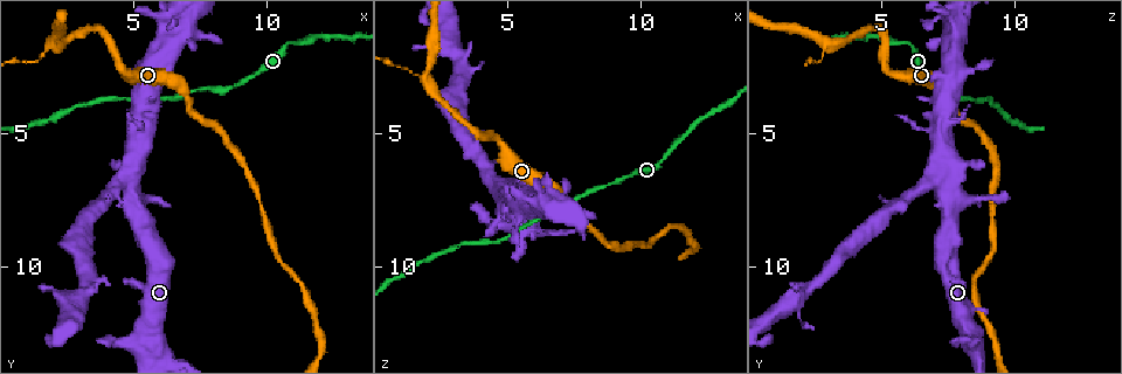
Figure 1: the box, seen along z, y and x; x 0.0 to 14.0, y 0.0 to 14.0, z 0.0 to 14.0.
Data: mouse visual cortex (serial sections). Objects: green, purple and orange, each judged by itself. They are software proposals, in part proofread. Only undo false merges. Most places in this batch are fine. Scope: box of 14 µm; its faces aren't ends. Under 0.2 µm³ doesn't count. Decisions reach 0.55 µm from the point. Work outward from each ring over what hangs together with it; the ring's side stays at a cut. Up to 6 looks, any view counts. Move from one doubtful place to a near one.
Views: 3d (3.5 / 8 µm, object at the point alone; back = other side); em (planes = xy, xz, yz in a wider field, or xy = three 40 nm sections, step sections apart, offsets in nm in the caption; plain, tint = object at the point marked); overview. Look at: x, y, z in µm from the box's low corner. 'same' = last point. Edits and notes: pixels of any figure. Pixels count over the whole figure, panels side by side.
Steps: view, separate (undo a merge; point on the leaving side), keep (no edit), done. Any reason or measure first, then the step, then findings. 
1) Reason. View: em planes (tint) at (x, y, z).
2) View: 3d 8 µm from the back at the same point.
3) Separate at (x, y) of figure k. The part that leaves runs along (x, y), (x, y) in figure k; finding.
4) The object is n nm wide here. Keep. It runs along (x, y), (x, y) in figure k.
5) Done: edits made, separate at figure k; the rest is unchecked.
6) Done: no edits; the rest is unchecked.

View: em planes (tint) at (4.8, 6.8, 7.2).

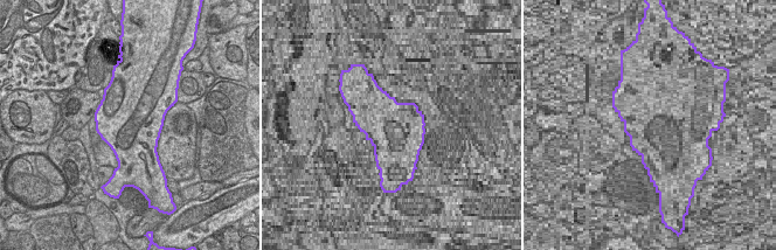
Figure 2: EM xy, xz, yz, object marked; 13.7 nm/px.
View: 3d 3.5 µm at the same point.

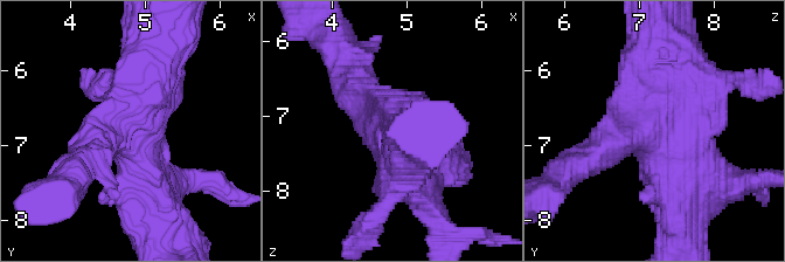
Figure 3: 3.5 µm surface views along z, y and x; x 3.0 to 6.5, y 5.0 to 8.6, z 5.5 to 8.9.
Keep. It runs along (679, 201), (658, 59) in figure 3; continuous, no second cell.

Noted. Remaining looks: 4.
Calibre changes. View: 3d 3.5 µm at (6.7, 3.2, 6.9).

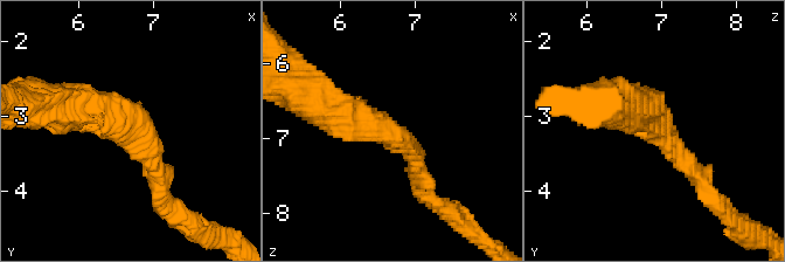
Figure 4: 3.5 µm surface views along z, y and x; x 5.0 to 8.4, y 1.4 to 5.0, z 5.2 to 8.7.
The arms are 250, 500 nm wide; shape alone is not enough. View: em planes (tint) at (6.65, 3.15, 6.90).

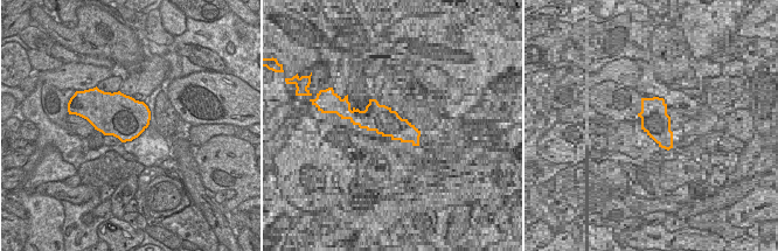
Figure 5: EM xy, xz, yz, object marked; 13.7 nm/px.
Keep. It runs along (62, 109), (105, 109), (159, 180) in figure 4; all the same cell.

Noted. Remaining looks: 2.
Thick turns thin. View: 3d 3.5 µm at (1.9, 1.6, 2.9).

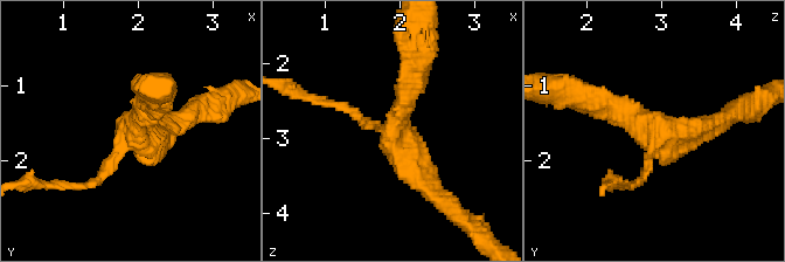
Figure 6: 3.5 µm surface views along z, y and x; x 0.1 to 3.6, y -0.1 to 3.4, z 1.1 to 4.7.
3 arms meet here; the arms are 100, 250, 300 nm wide. View: em xy step 3 (tint) at (1.95, 1.65, 2.85).

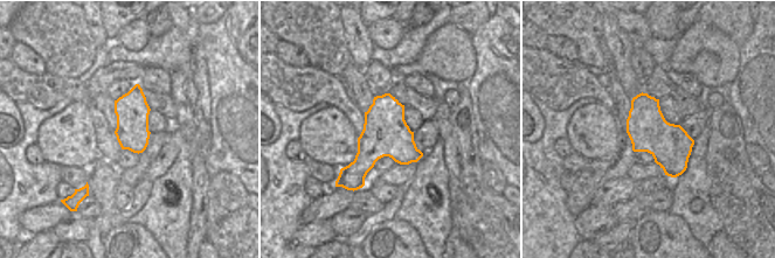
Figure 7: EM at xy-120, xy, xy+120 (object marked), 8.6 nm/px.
Keep. It runs along (714, 124), (651, 135), (591, 98) in figure 6; one cell here.

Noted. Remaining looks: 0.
Done: no edits; the rest is unchecked.

